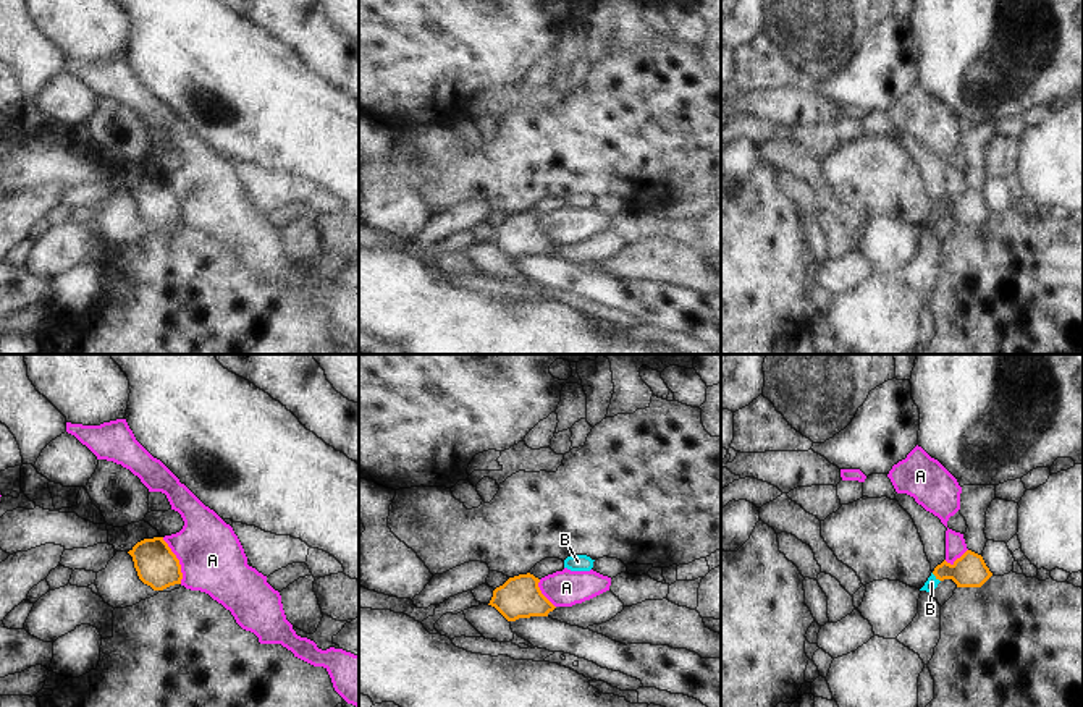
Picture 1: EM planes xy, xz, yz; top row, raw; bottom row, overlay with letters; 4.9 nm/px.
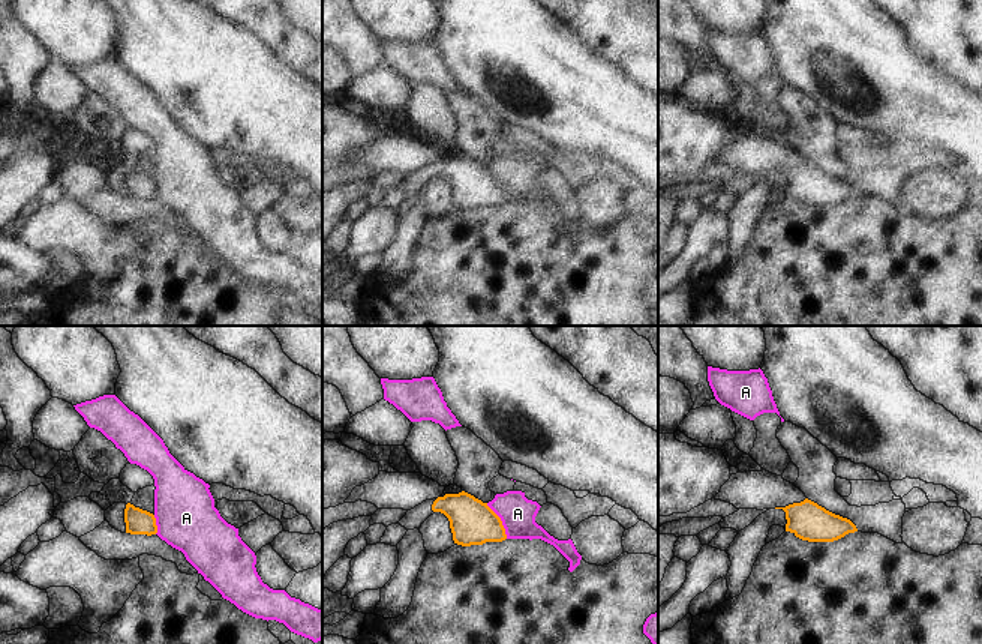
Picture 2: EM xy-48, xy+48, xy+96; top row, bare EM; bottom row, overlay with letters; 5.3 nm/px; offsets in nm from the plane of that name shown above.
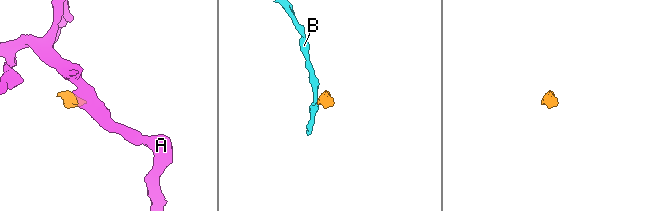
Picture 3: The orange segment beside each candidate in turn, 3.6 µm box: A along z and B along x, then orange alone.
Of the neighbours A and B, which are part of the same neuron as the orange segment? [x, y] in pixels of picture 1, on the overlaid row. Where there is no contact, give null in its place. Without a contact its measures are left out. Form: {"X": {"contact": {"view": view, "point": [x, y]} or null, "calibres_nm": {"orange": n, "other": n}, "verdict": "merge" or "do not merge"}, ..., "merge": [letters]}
{"A": {"contact": {"view": "xy", "point": [178, 560]}, "calibres_nm": {"orange": 200, "other": 320}, "verdict": "do not merge"}, "B": {"contact": {"view": "yz", "point": [936, 578]}, "calibres_nm": {"orange": 160, "other": 60}, "verdict": "merge"}, "merge": ["B"]}

